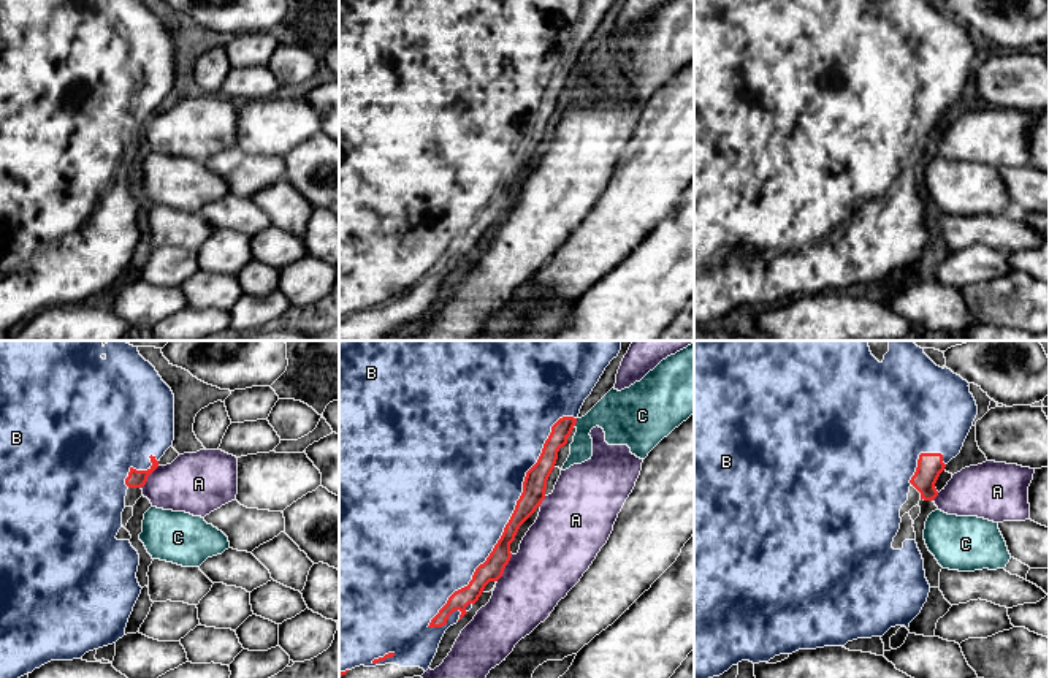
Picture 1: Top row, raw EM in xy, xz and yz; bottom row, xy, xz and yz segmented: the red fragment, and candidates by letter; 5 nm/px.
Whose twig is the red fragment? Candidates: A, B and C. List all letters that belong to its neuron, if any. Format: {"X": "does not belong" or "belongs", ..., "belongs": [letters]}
{"A": "does not belong", "B": "belongs", "C": "does not belong", "belongs": ["B"]}

